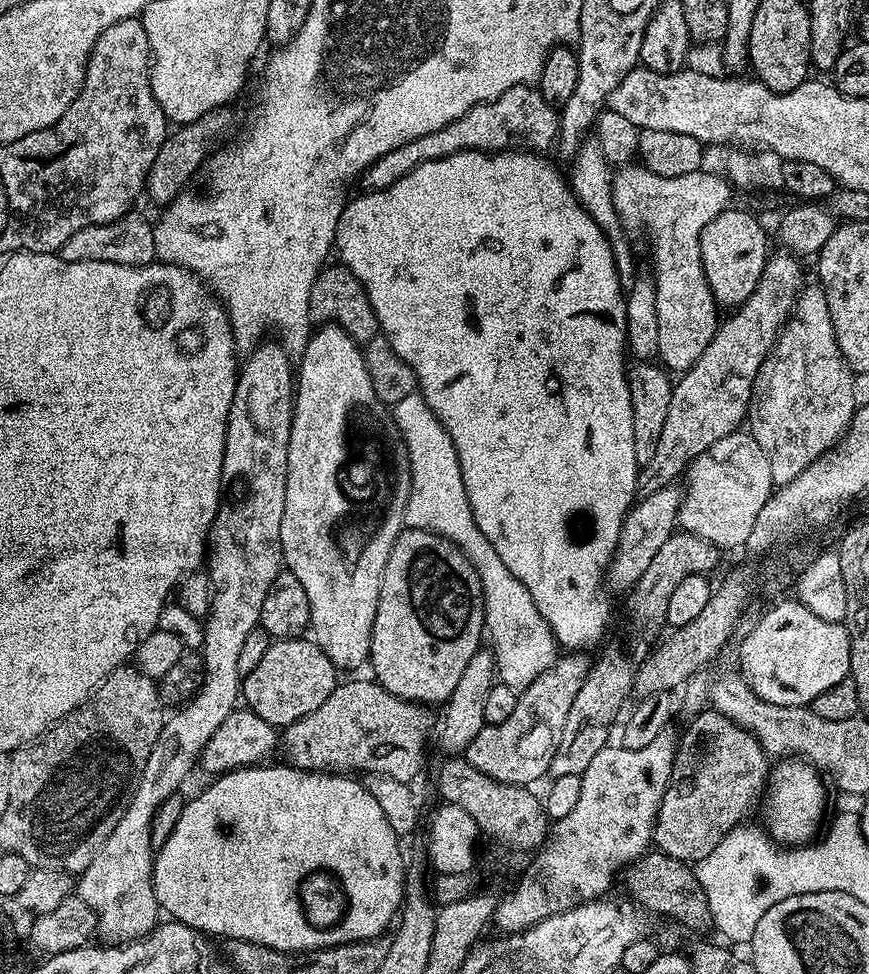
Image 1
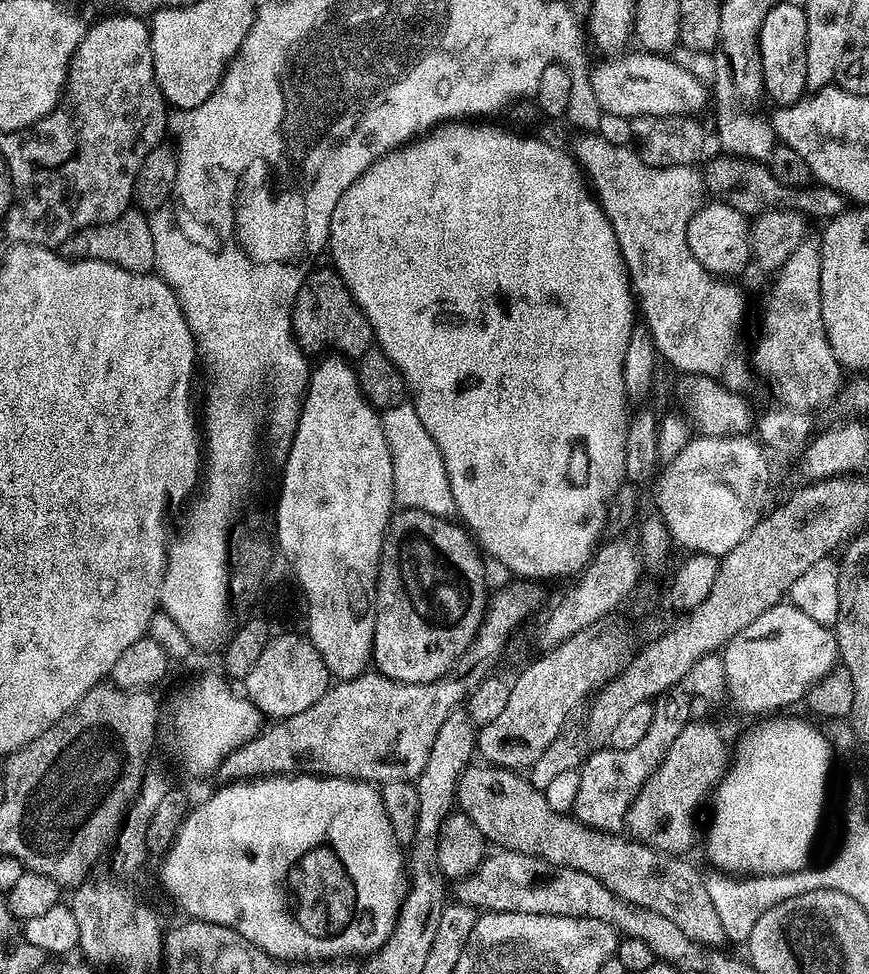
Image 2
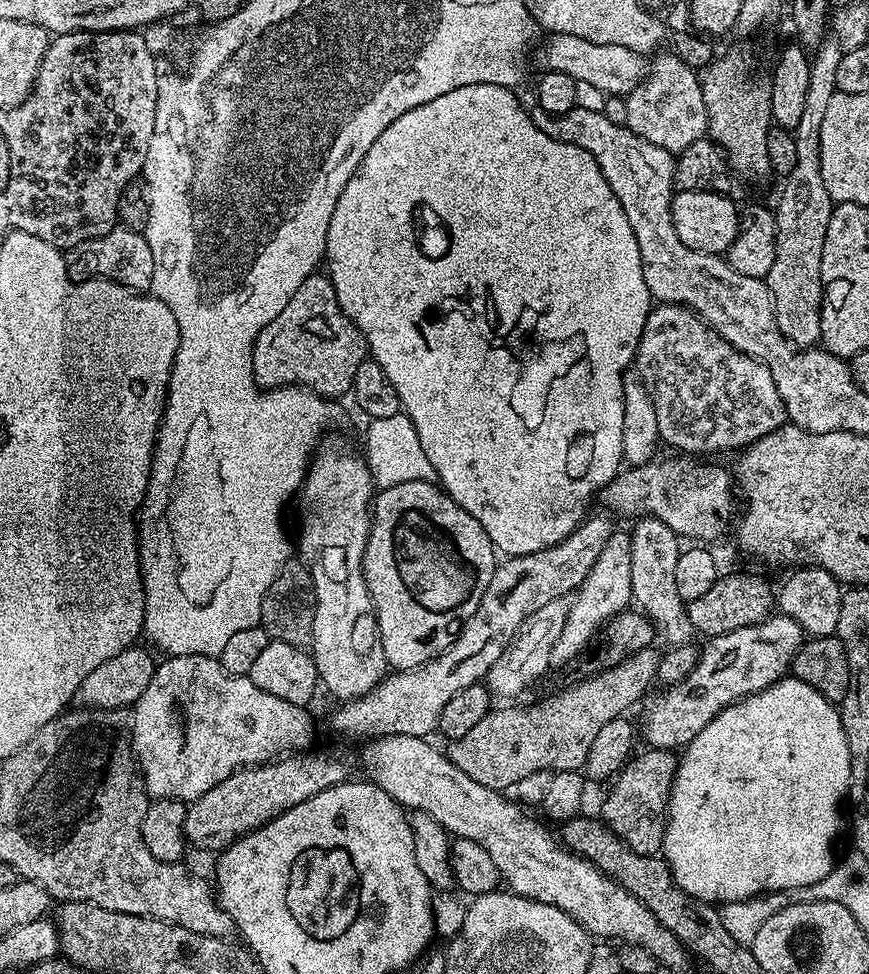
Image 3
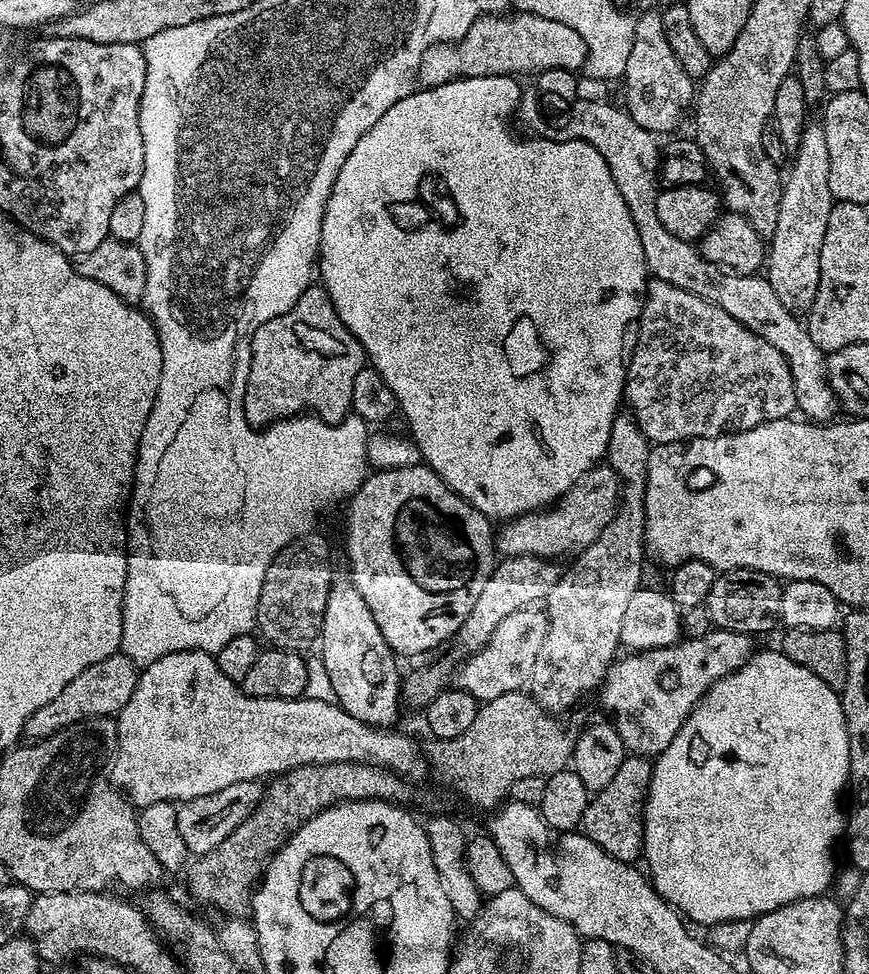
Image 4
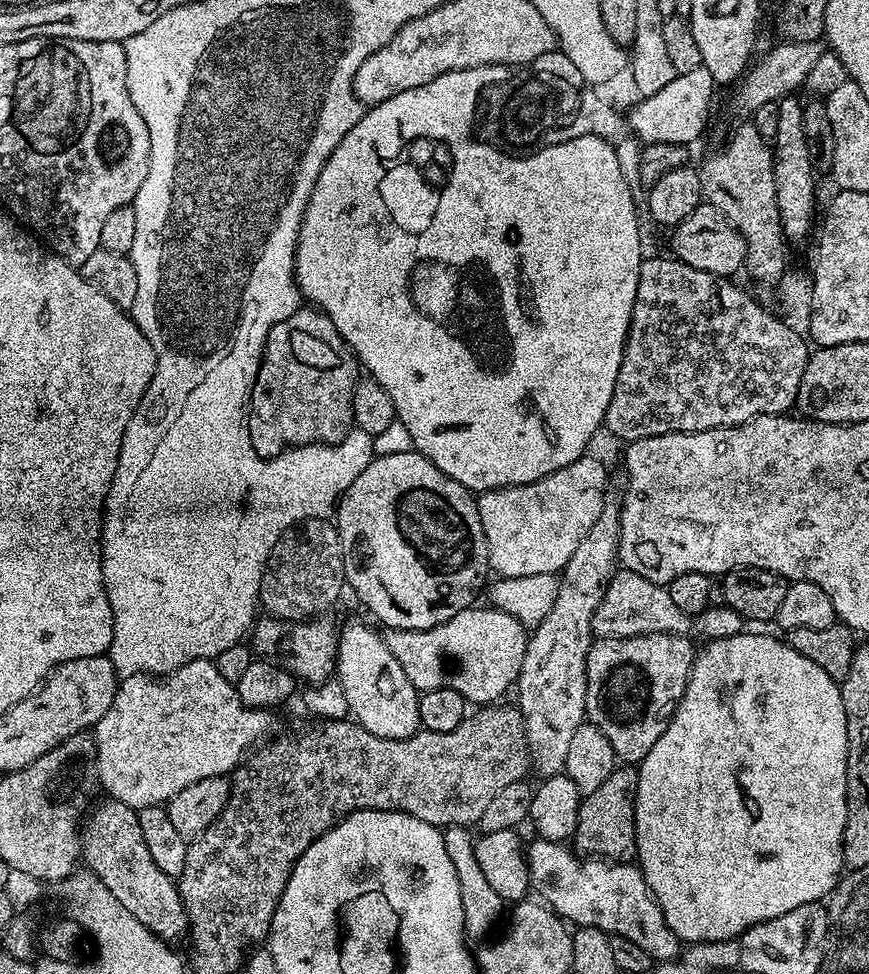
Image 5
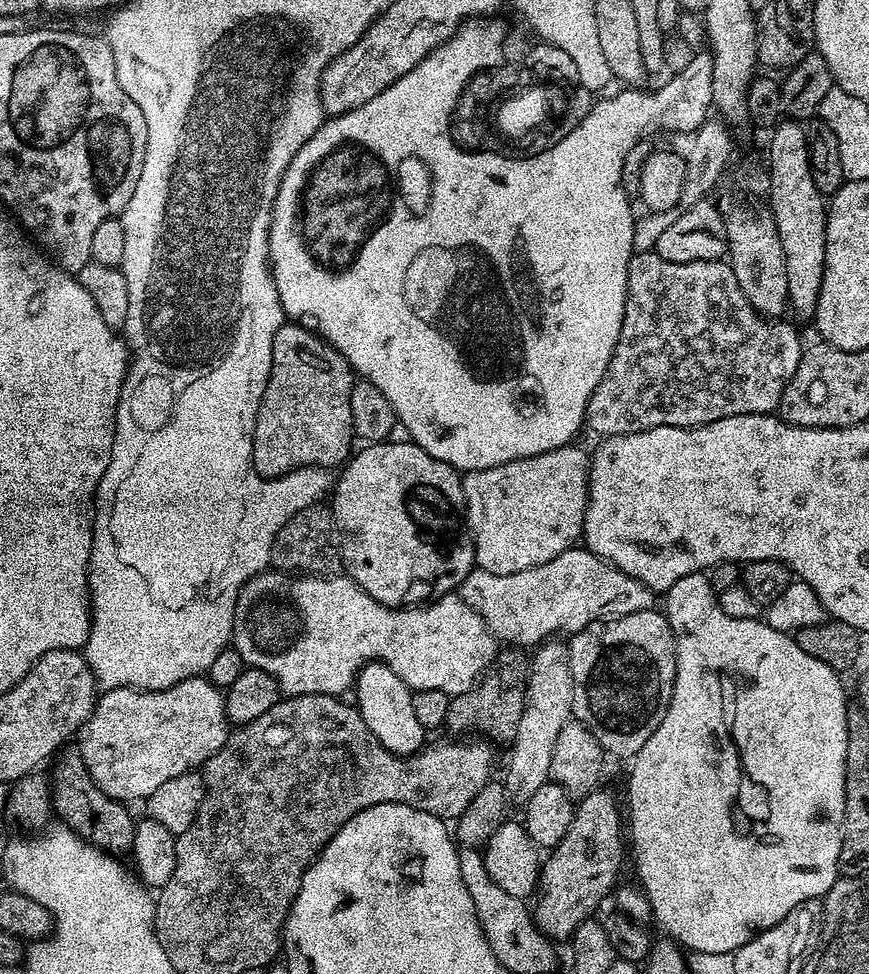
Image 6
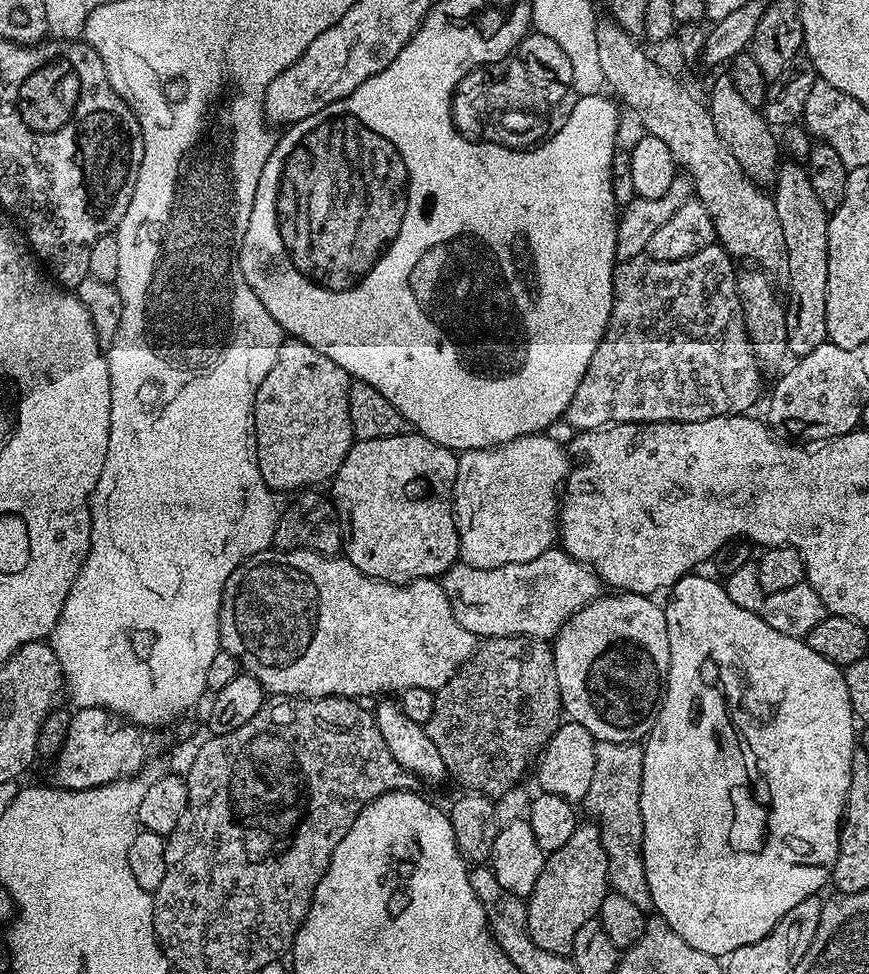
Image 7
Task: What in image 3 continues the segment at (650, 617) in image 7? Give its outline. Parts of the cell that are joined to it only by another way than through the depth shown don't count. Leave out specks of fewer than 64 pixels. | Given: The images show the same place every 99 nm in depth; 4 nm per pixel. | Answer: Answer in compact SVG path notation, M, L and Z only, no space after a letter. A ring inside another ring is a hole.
M779 614L754 626L742 626L742 630L711 637L705 643L708 645L700 648L698 662L684 680L643 701L639 709L640 724L638 720L639 735L640 732L644 735L643 743L650 748L683 749L695 736L702 734L726 706L745 696L753 696L789 675L794 654L805 639L805 632L794 618Z

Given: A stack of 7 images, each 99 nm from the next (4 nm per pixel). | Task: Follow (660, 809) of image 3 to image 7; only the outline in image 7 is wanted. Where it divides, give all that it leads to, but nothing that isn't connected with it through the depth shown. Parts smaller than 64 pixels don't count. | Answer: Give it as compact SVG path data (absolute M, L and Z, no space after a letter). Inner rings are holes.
M594 822L587 823L576 827L560 849L547 853L542 874L538 874L534 890L526 897L530 938L538 942L542 950L550 950L550 954L571 957L578 929L599 917L602 898L610 891L608 859L602 846L600 827Z

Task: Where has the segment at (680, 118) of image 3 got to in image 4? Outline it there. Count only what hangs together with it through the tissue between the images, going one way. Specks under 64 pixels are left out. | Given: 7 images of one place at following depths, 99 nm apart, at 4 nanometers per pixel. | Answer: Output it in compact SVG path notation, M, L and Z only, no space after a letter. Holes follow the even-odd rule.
M644 12L635 17L634 44L630 46L630 58L626 58L626 70L622 77L623 107L630 118L653 134L668 132L676 124L680 111L694 100L694 81L682 70L670 42L666 42L666 30L662 26L660 12Z

